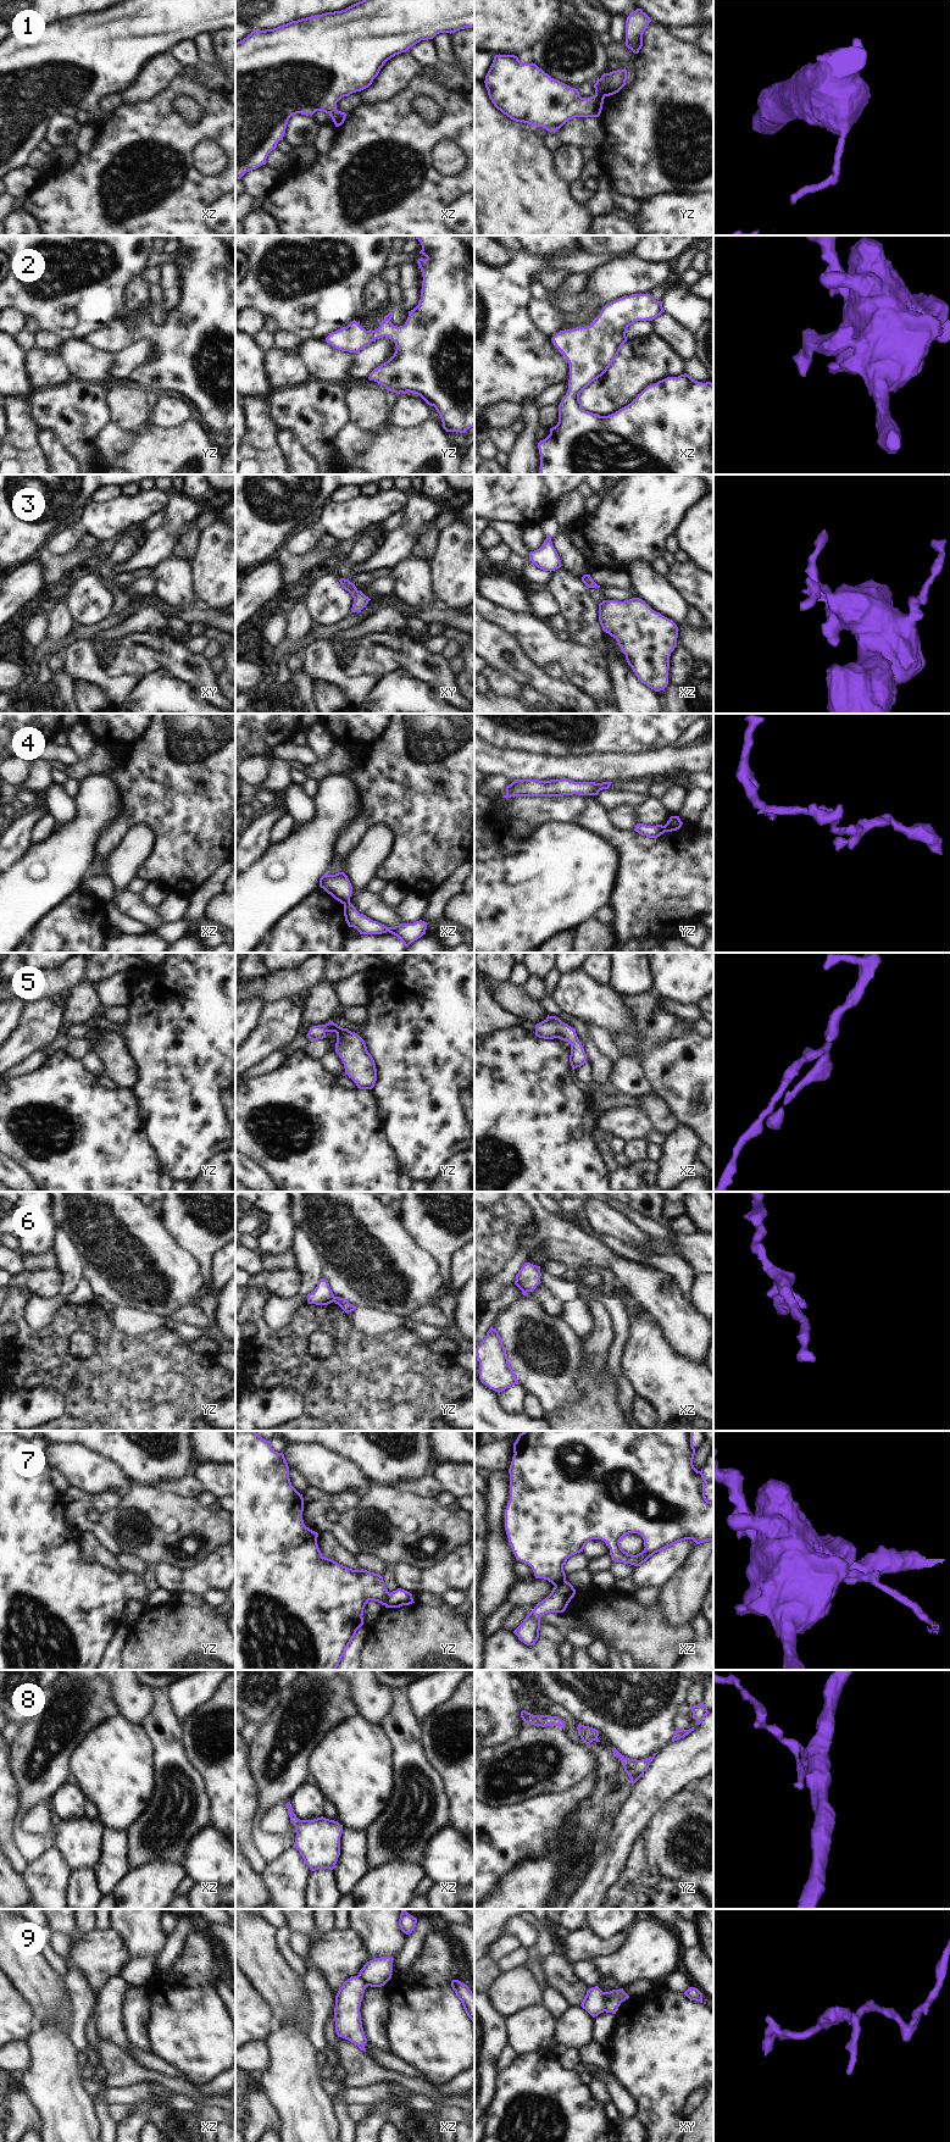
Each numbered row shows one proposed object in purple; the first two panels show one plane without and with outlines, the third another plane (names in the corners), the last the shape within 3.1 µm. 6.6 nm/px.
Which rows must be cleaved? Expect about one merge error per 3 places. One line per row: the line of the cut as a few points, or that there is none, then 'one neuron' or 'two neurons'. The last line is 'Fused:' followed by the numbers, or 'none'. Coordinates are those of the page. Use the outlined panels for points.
1: yz (594, 95), (603, 100) | two neurons
2: no cut | one neuron
3: no cut | one neuron
4: xz (349, 900), (344, 904) | two neurons
5: no cut | one neuron
6: yz (333, 1297), (334, 1300) | two neurons
7: yz (390, 1593), (383, 1604) | two neurons
8: no cut | one neuron
9: xy (604, 1992), (603, 2010) | two neurons
Fused: 1, 4, 6, 7, 9

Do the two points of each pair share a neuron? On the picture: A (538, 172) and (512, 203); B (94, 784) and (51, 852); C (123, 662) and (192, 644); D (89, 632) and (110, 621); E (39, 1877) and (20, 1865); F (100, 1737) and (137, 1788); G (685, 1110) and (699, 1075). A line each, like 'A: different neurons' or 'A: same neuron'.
A: same neuron
B: same neuron
C: different neurons
D: same neuron
E: different neurons
F: same neuron
G: same neuron

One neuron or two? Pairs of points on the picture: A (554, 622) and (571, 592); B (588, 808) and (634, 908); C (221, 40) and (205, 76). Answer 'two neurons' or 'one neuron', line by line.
A: two neurons
B: one neuron
C: one neuron

